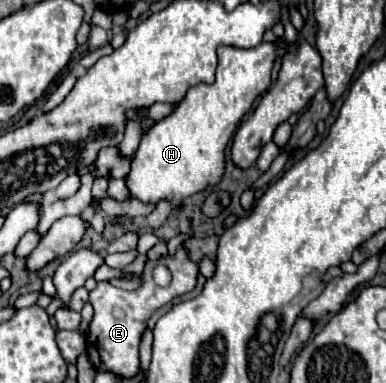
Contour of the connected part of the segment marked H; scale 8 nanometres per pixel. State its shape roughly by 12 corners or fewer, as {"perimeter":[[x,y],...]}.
{"perimeter":[[286,44],[220,46],[140,140],[130,196],[176,204],[224,172],[224,148]]}

